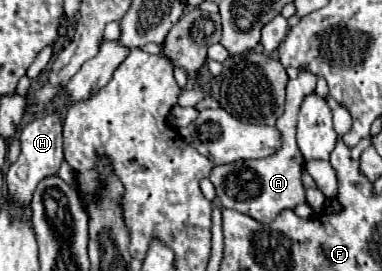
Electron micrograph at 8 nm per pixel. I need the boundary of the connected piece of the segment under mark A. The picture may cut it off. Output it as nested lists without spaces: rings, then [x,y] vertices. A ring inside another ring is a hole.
[[[303,71],[295,79],[289,79],[286,86],[285,113],[275,123],[275,129],[281,135],[281,147],[273,155],[263,159],[245,159],[227,165],[215,165],[211,169],[209,179],[215,185],[221,207],[245,213],[259,223],[271,223],[283,209],[295,209],[299,203],[305,203],[305,187],[301,183],[305,159],[295,143],[295,117],[299,113],[299,101],[303,101],[307,93],[315,91],[315,83],[317,75],[311,71]]]

